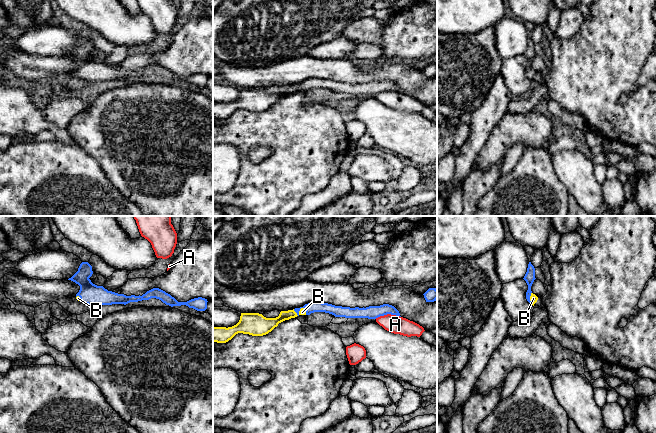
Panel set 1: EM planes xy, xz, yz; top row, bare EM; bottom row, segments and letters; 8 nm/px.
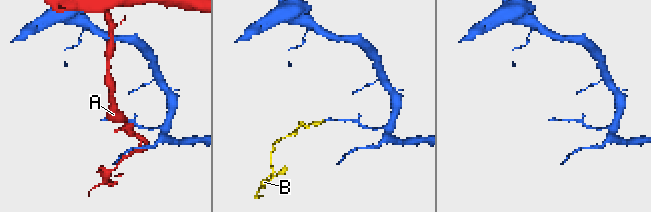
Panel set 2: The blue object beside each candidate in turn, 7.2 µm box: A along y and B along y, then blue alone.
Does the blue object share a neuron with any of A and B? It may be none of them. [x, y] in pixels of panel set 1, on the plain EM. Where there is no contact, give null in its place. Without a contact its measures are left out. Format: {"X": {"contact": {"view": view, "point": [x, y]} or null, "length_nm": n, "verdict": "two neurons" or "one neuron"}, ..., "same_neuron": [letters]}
{"A": {"contact": {"view": "xz", "point": [387, 89]}, "length_nm": 200, "verdict": "two neurons"}, "B": {"contact": {"view": "yz", "point": [529, 74]}, "length_nm": 100, "verdict": "one neuron"}, "same_neuron": ["B"]}

